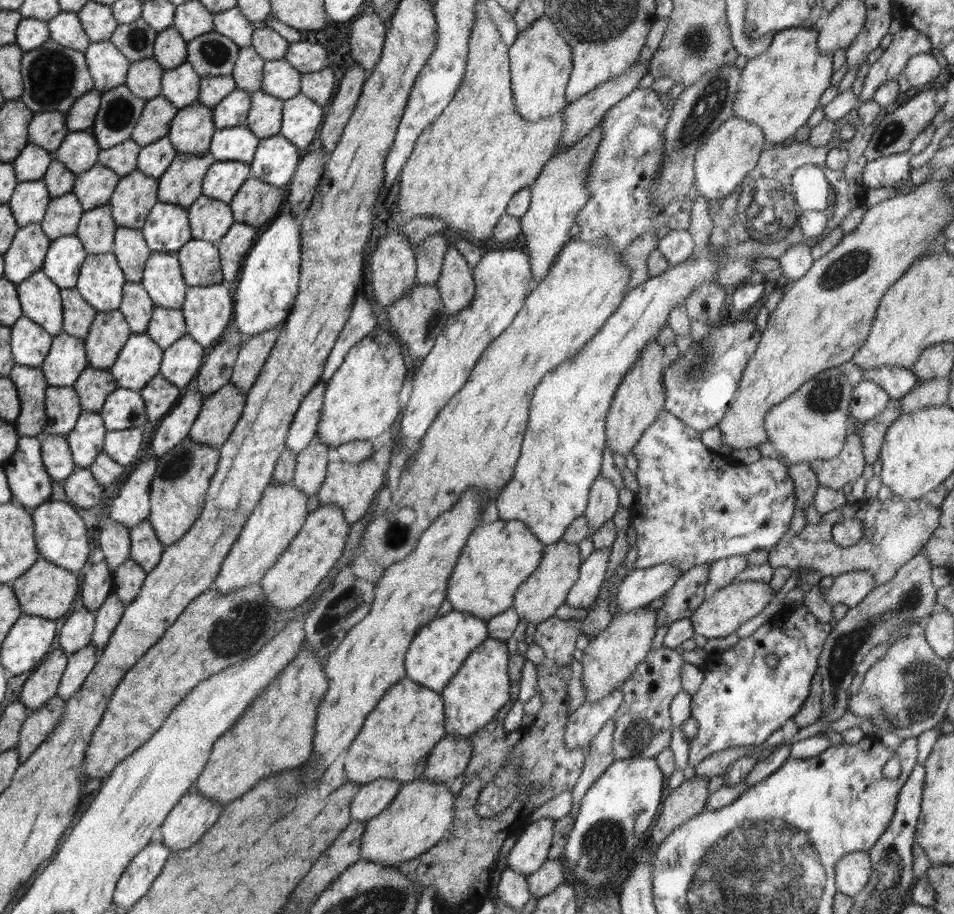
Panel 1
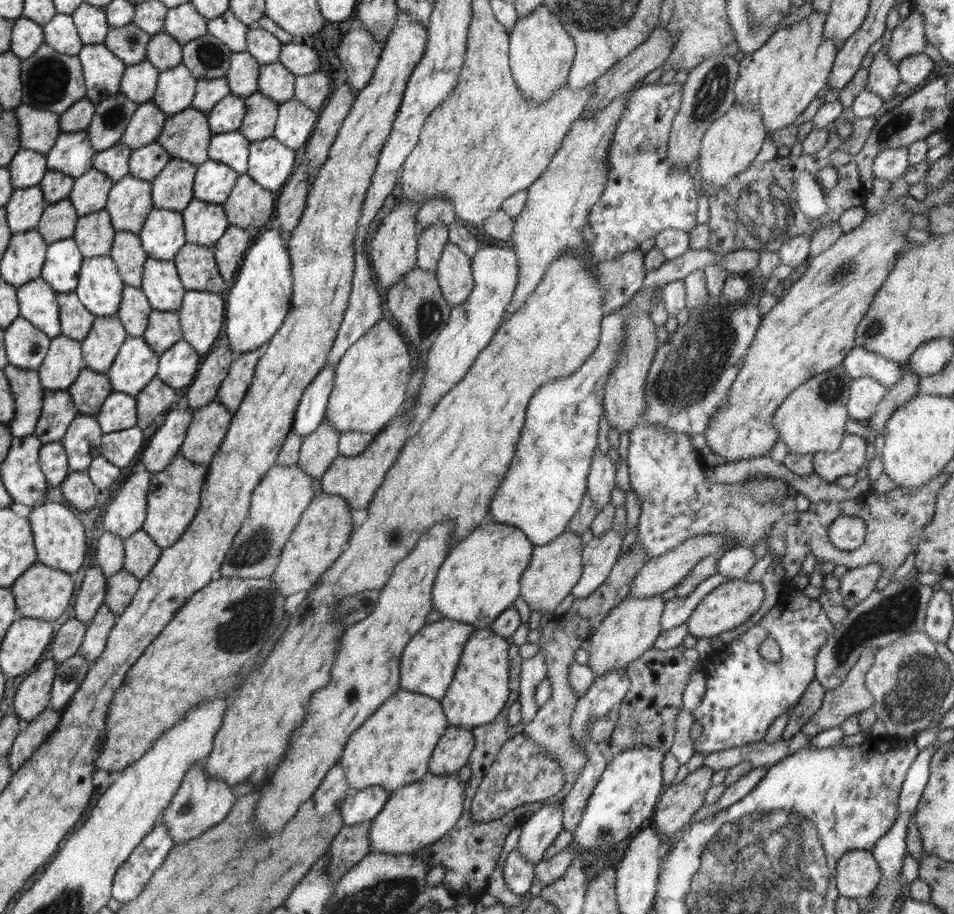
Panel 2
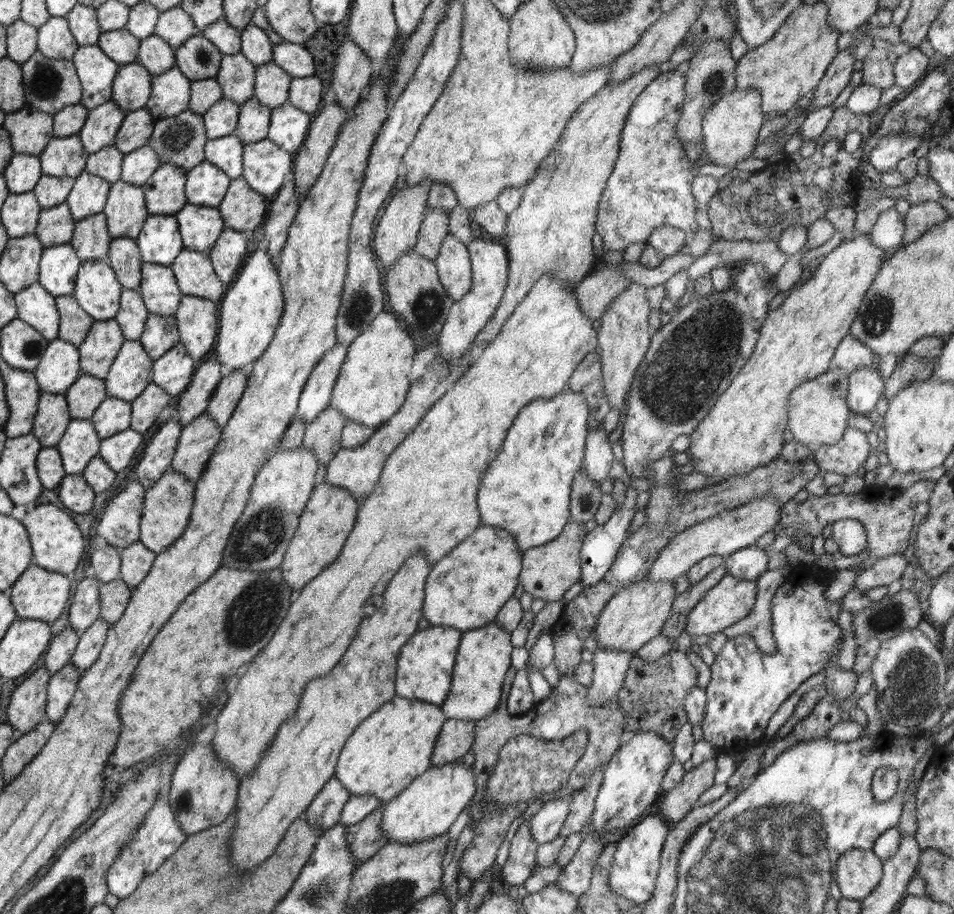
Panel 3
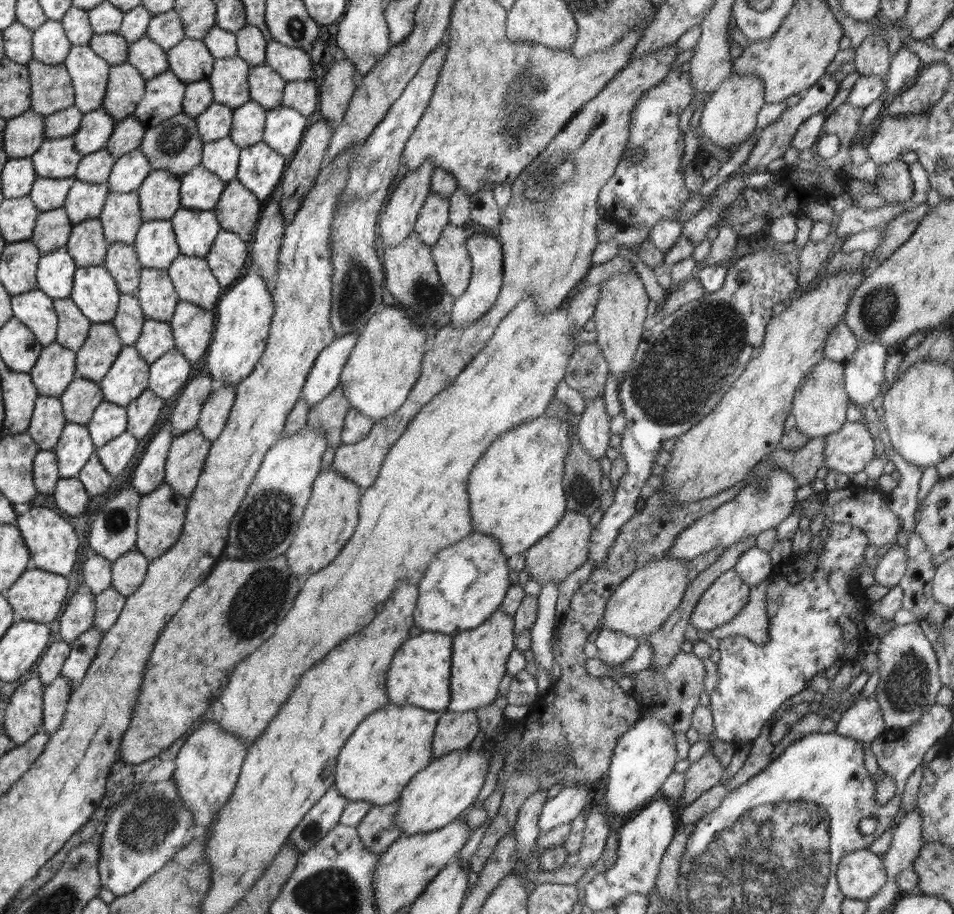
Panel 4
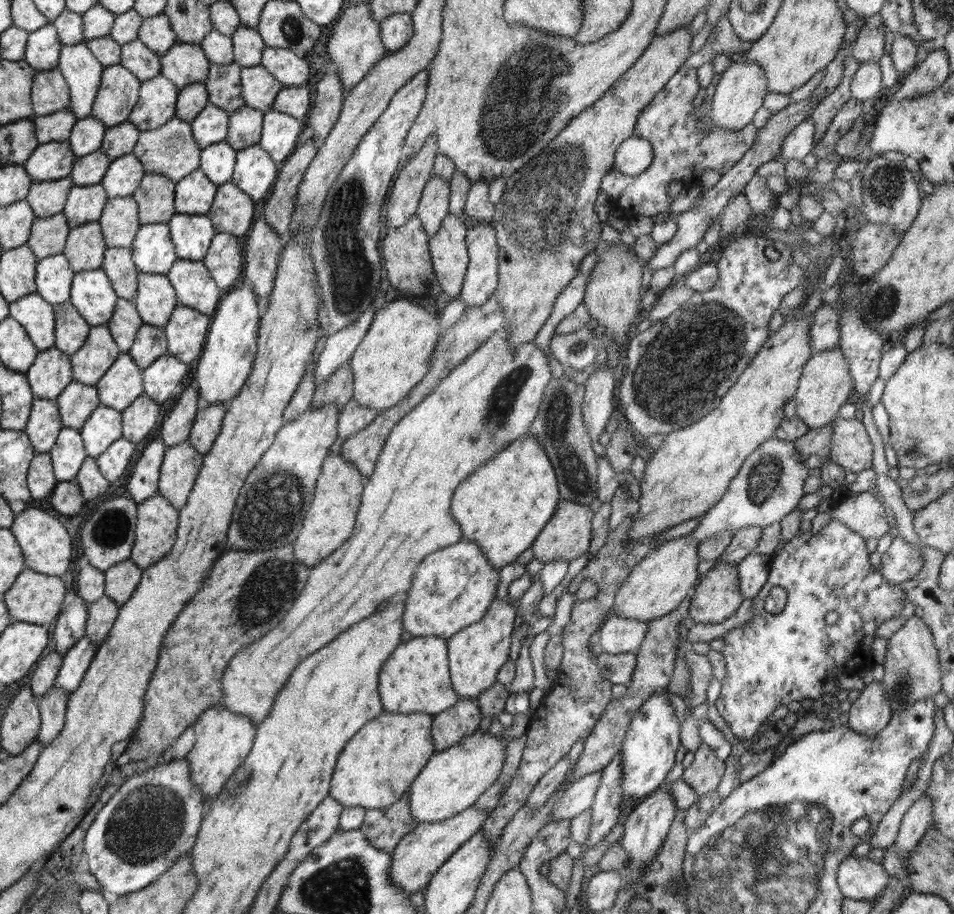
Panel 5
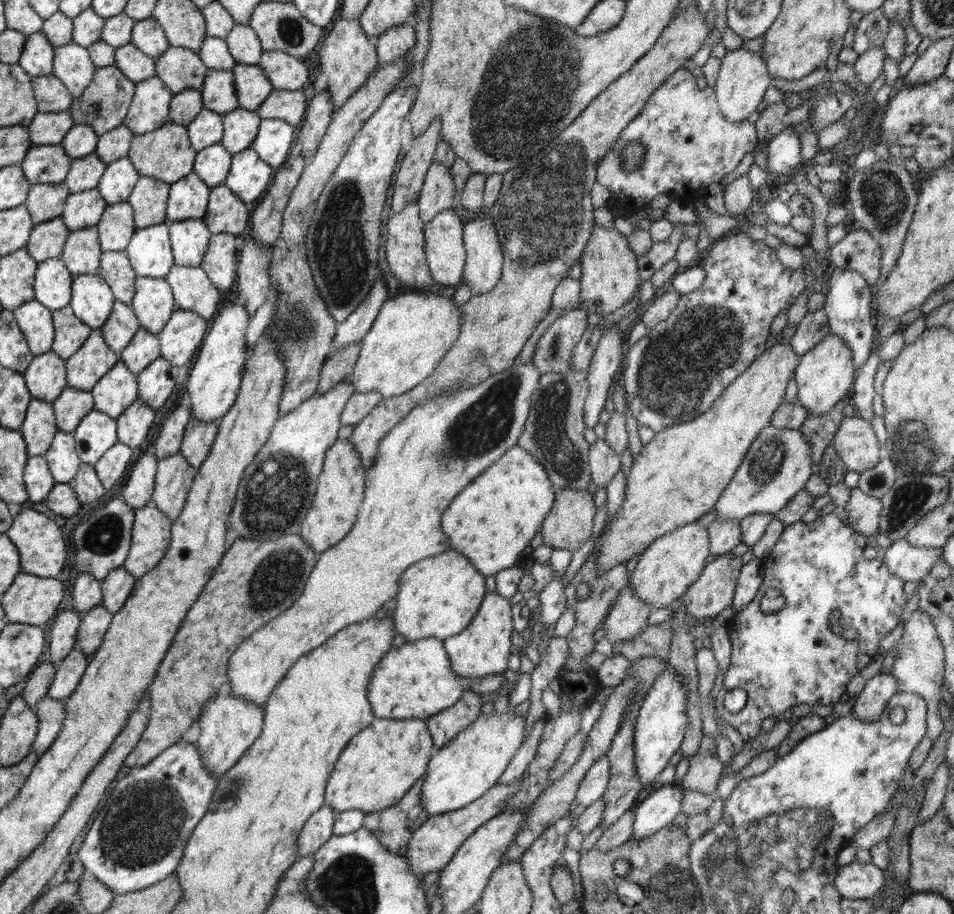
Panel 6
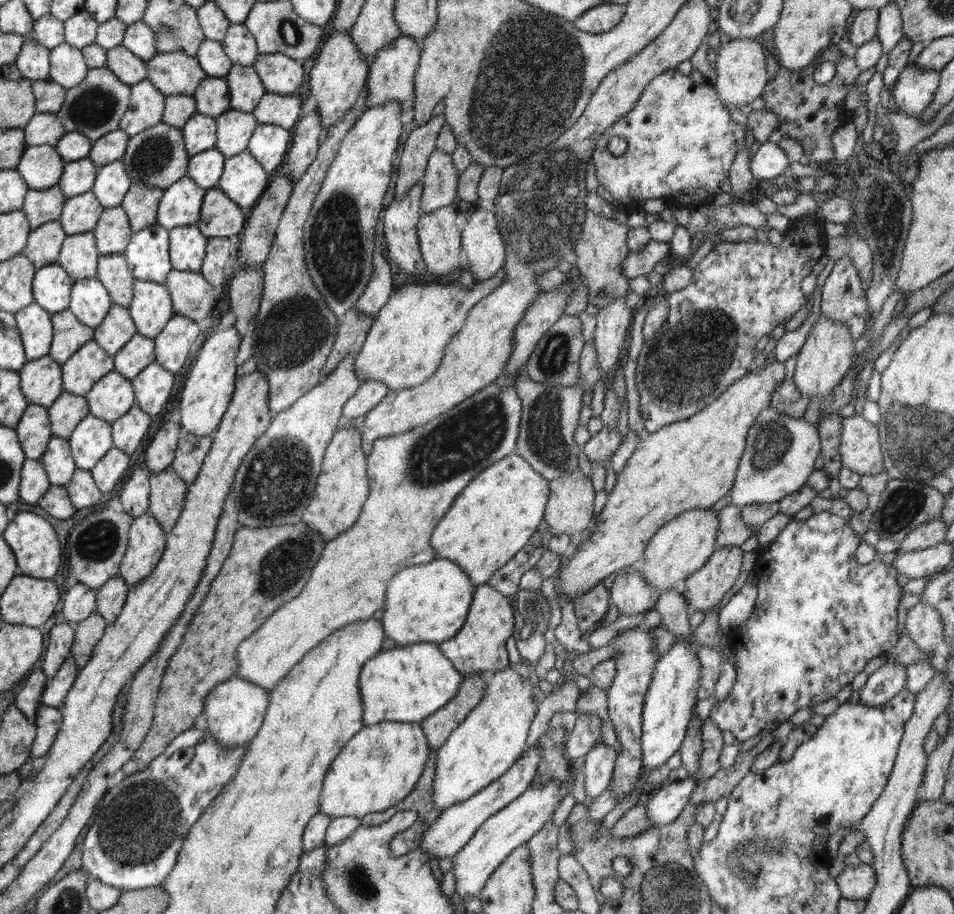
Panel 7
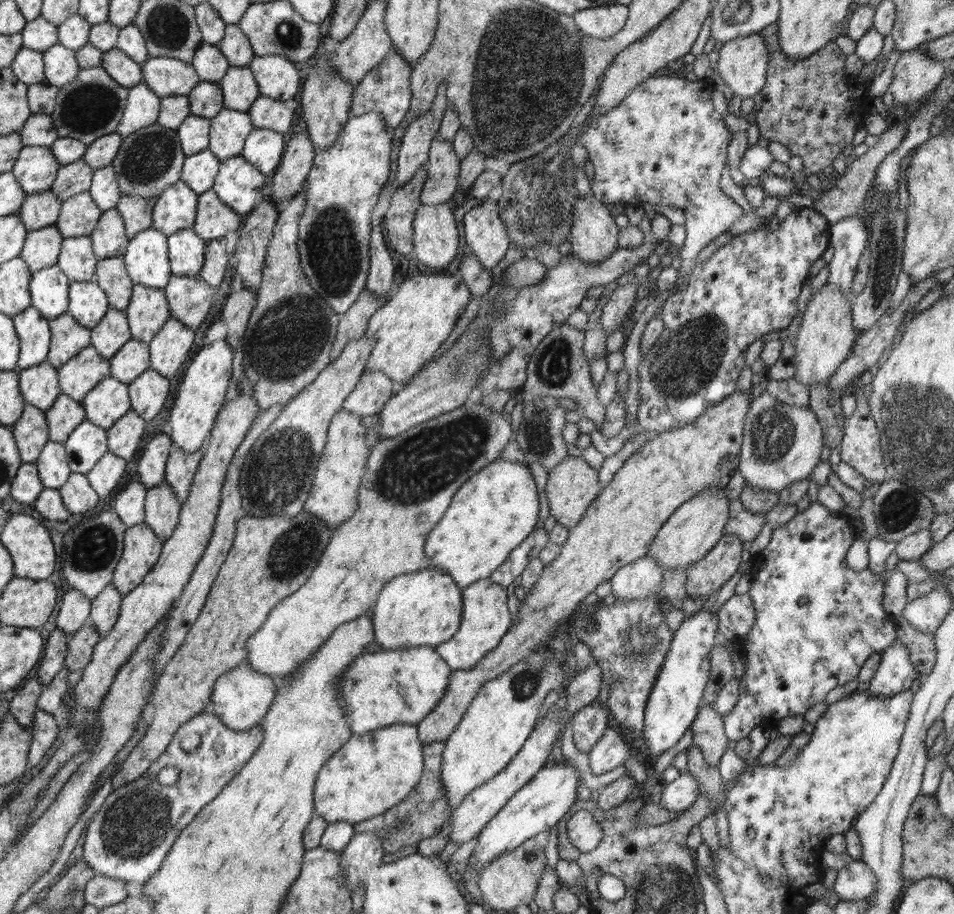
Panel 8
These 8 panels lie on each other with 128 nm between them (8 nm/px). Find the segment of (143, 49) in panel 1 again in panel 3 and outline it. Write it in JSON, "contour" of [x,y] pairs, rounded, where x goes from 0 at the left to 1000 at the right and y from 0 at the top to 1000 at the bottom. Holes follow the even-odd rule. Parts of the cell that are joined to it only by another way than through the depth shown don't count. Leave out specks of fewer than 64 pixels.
{"contour":[[[132,31],[108,35],[102,50],[121,68],[128,72],[144,69],[143,61],[147,54],[148,44],[143,43]]]}

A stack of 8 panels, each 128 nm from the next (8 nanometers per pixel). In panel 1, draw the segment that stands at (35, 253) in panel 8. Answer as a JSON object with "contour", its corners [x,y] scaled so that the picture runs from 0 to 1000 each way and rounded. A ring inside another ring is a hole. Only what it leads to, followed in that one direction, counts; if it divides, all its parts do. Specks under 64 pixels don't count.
{"contour":[[[73,209],[63,216],[52,218],[42,246],[53,264],[64,258],[80,257],[87,232],[84,218]]]}

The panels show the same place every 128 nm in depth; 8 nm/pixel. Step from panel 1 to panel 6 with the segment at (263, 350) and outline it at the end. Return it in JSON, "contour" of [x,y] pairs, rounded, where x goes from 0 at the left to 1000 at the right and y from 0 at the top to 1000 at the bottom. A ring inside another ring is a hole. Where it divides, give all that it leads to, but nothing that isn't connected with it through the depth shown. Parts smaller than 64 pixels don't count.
{"contour":[[[201,456],[194,468],[189,496],[195,500],[199,510],[208,514],[218,499],[226,475],[230,473],[230,458],[210,461]]]}

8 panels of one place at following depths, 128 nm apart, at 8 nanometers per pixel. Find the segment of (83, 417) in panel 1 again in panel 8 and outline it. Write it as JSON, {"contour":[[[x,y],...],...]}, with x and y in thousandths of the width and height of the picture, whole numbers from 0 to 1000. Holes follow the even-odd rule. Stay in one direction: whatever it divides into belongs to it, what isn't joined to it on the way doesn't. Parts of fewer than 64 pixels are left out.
{"contour":[[[50,482],[38,502],[40,521],[47,534],[63,535],[73,521],[67,485]]]}

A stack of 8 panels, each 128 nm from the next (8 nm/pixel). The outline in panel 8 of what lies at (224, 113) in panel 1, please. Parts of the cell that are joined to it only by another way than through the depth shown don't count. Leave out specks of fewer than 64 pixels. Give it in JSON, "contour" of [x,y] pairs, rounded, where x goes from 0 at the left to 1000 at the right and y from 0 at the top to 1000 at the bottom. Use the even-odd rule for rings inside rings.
{"contour":[[[199,126],[184,142],[192,167],[201,171],[219,163],[220,130]]]}

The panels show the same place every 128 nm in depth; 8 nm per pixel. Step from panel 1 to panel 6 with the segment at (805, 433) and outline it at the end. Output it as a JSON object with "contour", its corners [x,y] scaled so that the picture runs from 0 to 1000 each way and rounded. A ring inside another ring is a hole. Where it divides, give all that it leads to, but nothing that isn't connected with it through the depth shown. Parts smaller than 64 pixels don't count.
{"contour":[[[868,365],[862,370],[860,376],[855,376],[851,383],[847,383],[838,392],[833,405],[833,416],[836,425],[836,440],[845,446],[847,453],[864,455],[876,444],[885,433],[891,432],[896,414],[896,398],[893,392],[893,383],[885,376],[885,372],[876,365]]]}

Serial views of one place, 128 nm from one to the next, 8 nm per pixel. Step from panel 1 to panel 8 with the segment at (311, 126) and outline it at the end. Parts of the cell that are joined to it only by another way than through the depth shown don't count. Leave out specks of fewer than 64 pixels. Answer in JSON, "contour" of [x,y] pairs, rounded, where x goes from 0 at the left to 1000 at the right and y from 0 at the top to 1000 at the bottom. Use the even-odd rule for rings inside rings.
{"contour":[[[266,139],[258,151],[254,171],[275,190],[287,188],[298,168],[298,149],[281,140]]]}

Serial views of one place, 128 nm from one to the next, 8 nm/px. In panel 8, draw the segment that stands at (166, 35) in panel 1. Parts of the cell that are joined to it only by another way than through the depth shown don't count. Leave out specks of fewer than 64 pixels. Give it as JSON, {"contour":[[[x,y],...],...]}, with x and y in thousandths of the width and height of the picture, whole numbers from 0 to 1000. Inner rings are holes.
{"contour":[[[119,53],[108,57],[106,74],[126,94],[136,96],[150,88],[148,70],[138,66],[130,56]]]}

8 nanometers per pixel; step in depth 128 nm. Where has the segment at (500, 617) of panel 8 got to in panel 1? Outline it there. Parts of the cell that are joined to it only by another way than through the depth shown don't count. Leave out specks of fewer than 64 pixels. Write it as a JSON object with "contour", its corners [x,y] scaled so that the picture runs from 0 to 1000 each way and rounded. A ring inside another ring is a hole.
{"contour":[[[514,697],[491,716],[486,726],[461,757],[465,767],[468,804],[492,807],[499,800],[505,799],[535,766],[532,722],[530,702]]]}

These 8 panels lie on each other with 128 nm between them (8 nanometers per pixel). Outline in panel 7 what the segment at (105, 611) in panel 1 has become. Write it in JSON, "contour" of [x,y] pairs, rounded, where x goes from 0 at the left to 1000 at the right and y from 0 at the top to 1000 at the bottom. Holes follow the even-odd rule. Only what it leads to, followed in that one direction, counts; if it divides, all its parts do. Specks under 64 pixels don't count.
{"contour":[[[71,721],[67,723],[59,734],[59,739],[50,743],[46,757],[44,757],[43,770],[64,774],[69,759],[73,757],[75,748],[80,744],[83,732],[78,722]]]}

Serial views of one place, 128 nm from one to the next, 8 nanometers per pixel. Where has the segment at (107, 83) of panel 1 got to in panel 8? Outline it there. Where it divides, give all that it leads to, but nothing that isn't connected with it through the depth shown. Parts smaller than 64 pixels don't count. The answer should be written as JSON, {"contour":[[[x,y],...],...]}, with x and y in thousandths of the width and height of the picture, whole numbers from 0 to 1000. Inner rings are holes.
{"contour":[[[59,48],[45,57],[46,90],[58,95],[75,91],[85,79],[80,58],[65,48]]]}

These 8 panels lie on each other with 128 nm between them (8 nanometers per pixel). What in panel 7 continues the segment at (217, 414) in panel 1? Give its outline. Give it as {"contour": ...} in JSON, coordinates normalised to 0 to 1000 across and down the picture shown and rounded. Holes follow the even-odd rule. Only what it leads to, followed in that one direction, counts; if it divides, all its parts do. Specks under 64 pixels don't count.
{"contour":[[[180,511],[159,518],[156,530],[156,562],[167,570],[168,577],[176,584],[191,562],[198,532]]]}

